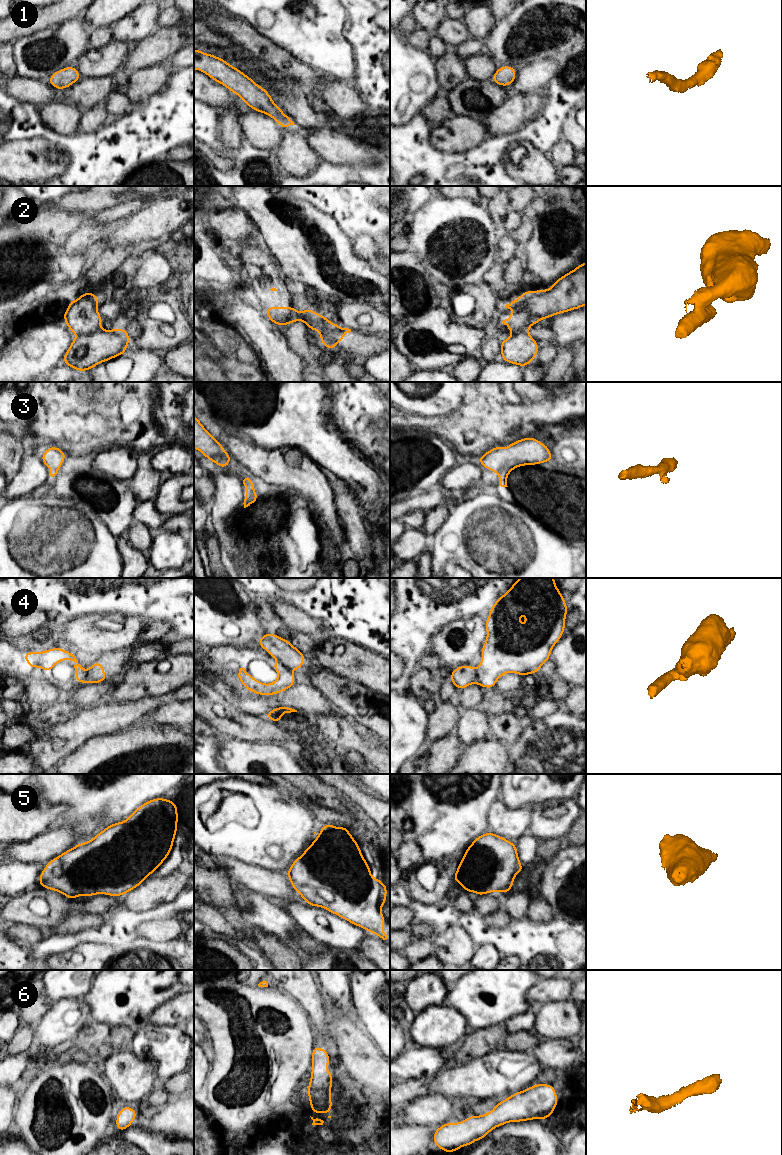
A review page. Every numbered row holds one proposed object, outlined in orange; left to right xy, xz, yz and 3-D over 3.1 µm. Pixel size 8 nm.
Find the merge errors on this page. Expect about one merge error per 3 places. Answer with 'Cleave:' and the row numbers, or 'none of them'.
Cleave: 2, 4

